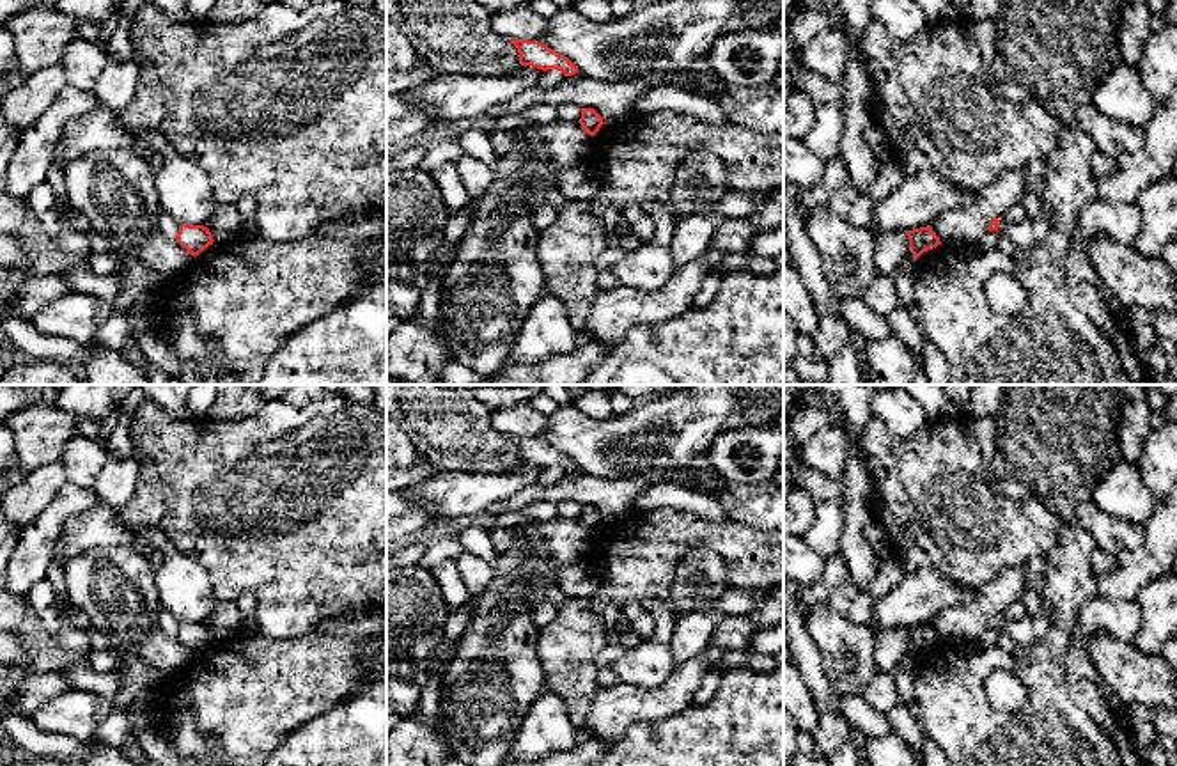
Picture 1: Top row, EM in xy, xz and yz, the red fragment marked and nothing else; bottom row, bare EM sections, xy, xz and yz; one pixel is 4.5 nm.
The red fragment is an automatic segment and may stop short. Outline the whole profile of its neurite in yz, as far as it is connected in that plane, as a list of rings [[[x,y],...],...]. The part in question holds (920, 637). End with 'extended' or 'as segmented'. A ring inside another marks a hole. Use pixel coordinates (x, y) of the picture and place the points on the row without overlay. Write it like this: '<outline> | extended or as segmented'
[[[931,622],[927,624],[920,624],[920,626],[913,626],[913,628],[904,628],[908,631],[909,637],[909,645],[913,651],[913,660],[927,647],[936,645],[938,642],[941,642],[939,635],[936,633],[936,629],[932,628]]] | as segmented

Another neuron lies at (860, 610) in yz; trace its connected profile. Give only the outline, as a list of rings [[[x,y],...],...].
[[[860,590],[858,596],[844,605],[846,615],[851,622],[877,629],[874,626],[874,598],[867,590]]]

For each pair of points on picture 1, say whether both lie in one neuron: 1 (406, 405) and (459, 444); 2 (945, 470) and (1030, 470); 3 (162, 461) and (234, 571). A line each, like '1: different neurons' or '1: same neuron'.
1: same neuron
2: different neurons
3: same neuron

